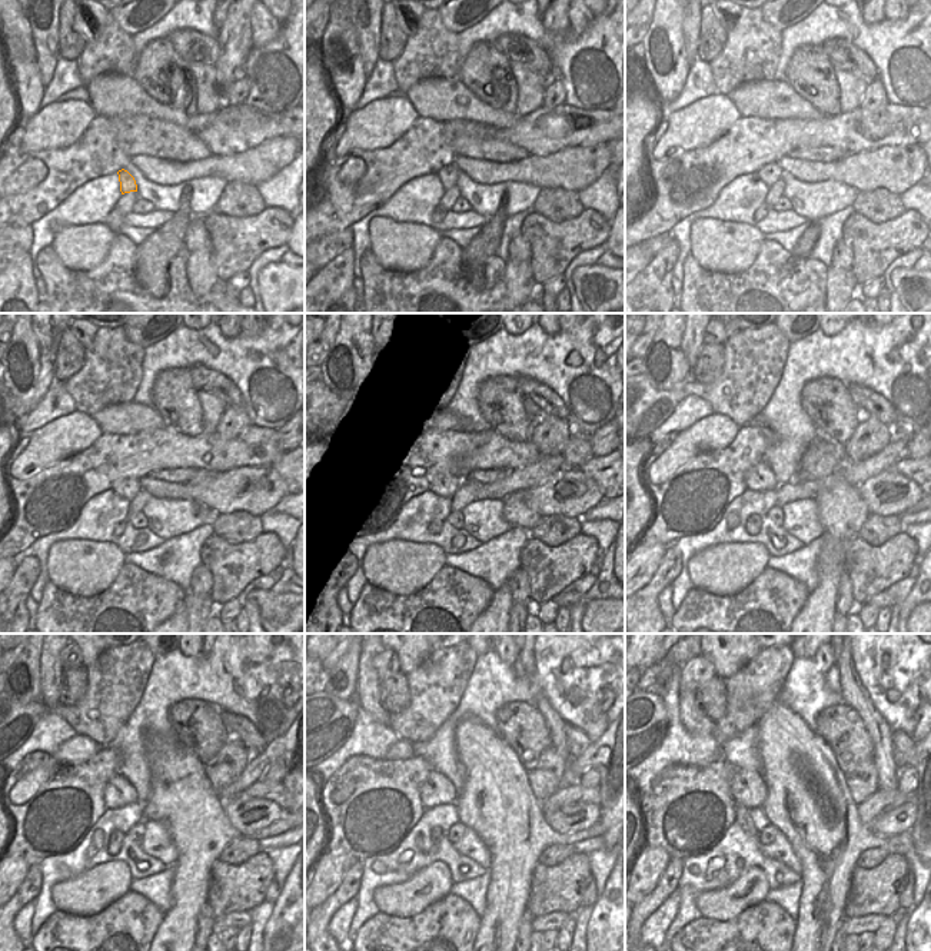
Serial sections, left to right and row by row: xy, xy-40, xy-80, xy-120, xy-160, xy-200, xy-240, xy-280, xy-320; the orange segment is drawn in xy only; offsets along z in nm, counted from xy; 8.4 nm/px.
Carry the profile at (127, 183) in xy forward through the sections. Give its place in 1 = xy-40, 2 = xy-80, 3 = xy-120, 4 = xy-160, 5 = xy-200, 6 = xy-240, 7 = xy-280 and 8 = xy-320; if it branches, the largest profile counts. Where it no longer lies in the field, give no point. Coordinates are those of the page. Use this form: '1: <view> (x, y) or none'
1: xy-40 (448, 173)
2: xy-80 (770, 173)
3: xy-120 (126, 488)
4: xy-160 (445, 485)
5: xy-200 (761, 478)
6: xy-240 (119, 791)
7: xy-280 (436, 790)
8: xy-320 (748, 788)

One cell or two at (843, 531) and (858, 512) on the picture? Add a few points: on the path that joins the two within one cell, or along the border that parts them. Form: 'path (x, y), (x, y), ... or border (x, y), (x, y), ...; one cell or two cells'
path (844, 526), (854, 516); one cell

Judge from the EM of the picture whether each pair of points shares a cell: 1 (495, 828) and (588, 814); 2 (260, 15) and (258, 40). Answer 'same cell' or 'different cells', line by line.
1: different cells
2: same cell

